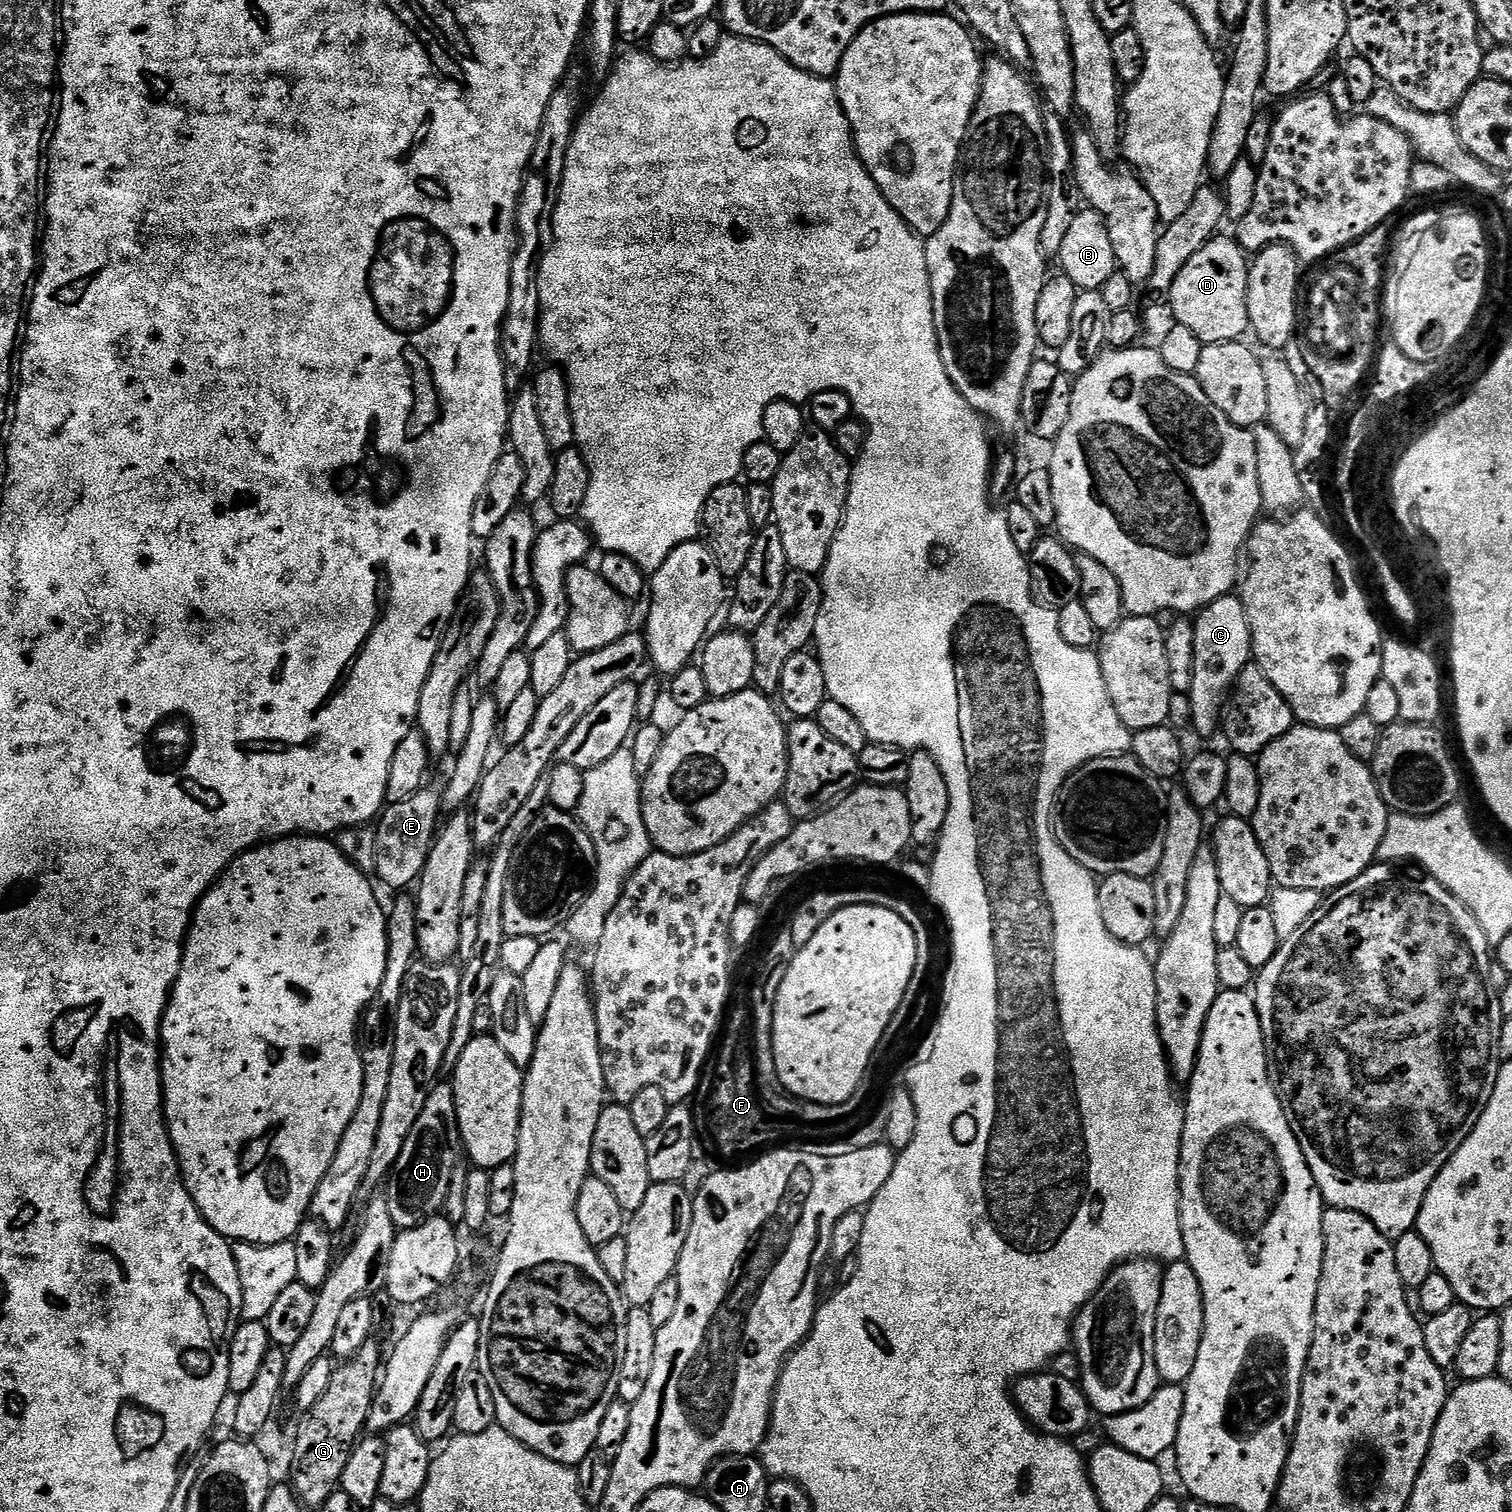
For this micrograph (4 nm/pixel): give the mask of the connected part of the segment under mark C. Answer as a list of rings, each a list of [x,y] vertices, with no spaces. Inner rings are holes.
[[[1236,594],[1224,596],[1201,609],[1194,623],[1196,664],[1188,699],[1195,730],[1208,738],[1219,731],[1232,687],[1239,679],[1241,670],[1253,657],[1252,628],[1244,601]]]

